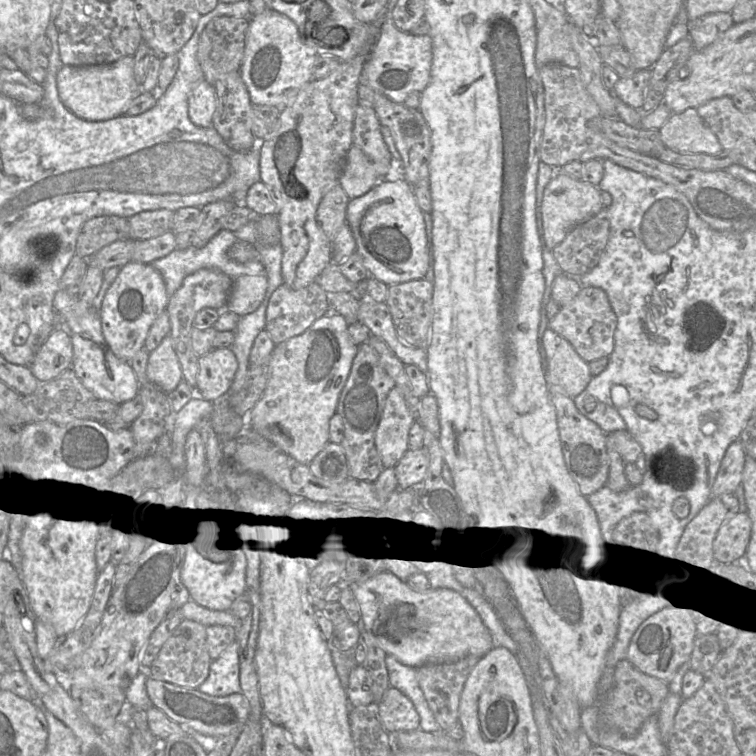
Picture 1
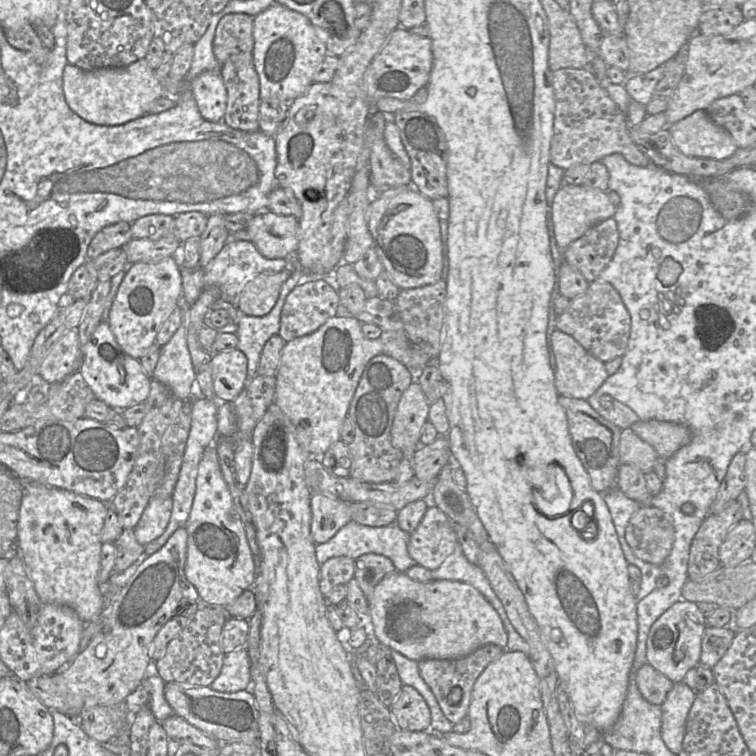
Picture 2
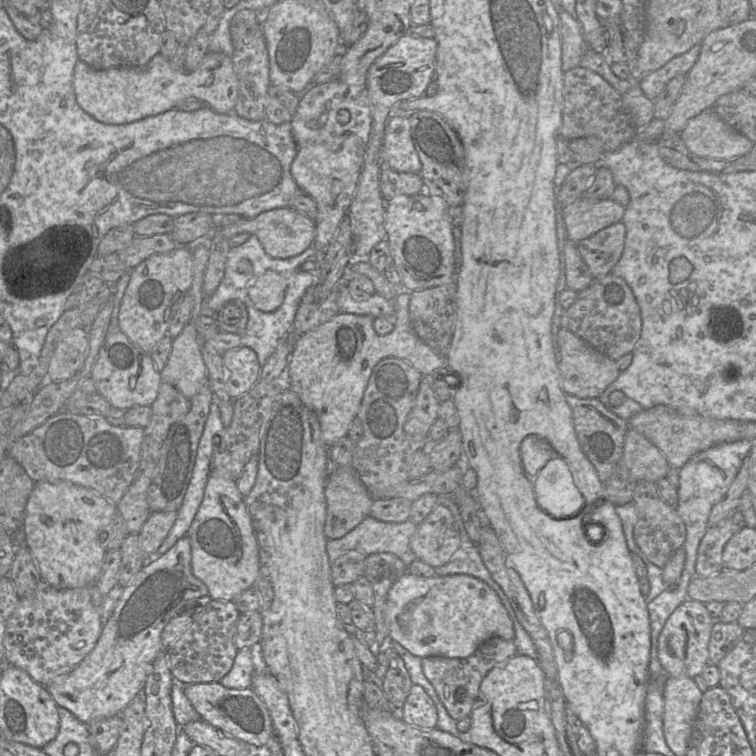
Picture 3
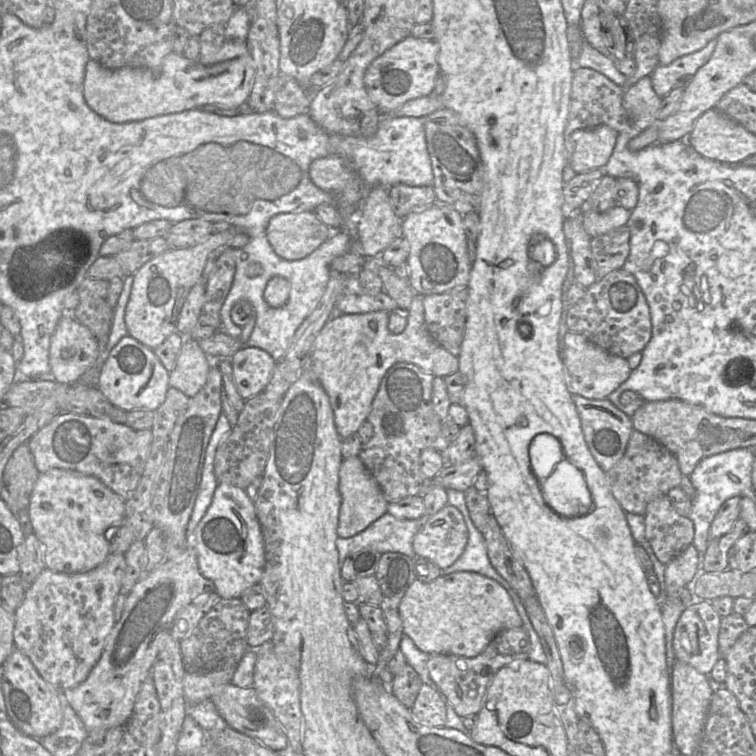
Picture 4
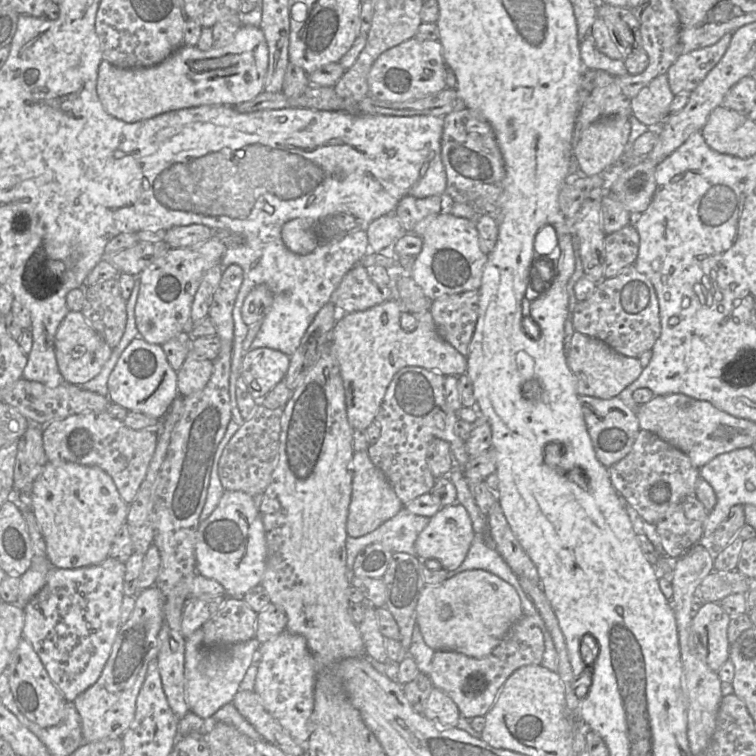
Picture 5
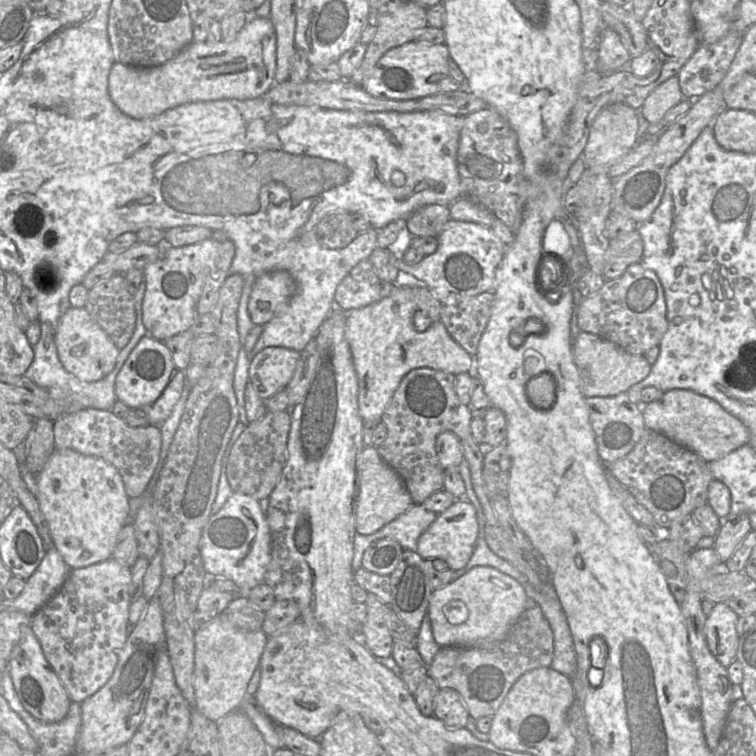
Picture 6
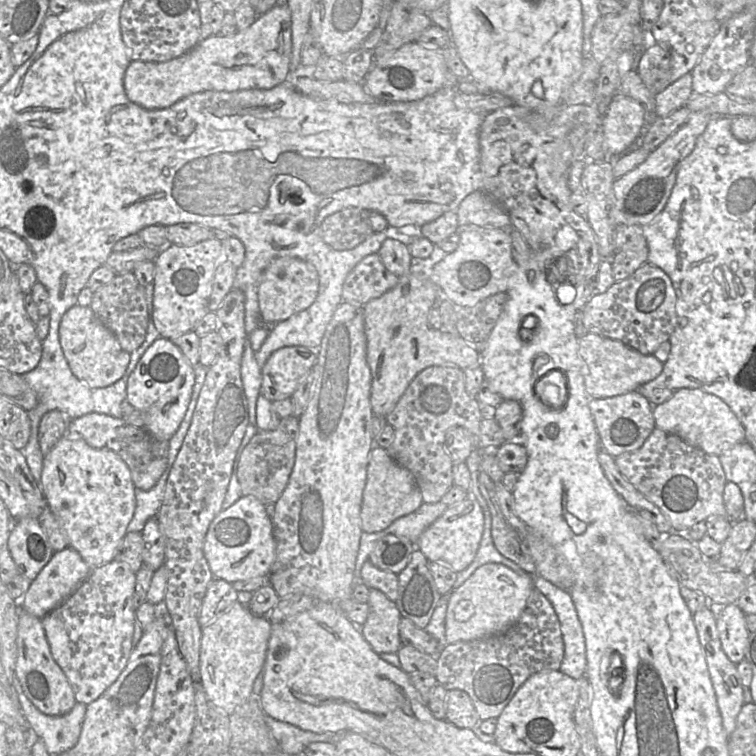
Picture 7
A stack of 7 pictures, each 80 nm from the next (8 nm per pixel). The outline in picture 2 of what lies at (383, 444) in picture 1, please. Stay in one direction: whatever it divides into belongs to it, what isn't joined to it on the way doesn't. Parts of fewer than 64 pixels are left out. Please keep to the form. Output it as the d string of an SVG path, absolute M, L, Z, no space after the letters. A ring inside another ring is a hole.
M414 381L402 394L391 429L392 445L403 453L405 459L412 459L419 442L423 426L428 422L430 402L425 397L419 384Z

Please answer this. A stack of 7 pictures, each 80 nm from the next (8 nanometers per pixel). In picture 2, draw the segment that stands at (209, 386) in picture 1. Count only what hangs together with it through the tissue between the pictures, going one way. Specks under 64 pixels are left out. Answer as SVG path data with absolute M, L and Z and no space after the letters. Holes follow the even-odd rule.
M237 348L215 352L210 367L216 403L232 402L249 380L246 355Z

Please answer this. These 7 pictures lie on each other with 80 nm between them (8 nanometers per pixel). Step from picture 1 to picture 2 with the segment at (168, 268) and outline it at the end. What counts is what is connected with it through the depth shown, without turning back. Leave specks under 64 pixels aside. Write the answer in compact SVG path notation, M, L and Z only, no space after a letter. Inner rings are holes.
M229 240L207 266L196 269L182 268L182 303L193 304L202 290L215 287L220 290L224 300L235 305L241 291L247 283L264 273L283 271L289 265L290 259L269 259L263 256L252 240Z

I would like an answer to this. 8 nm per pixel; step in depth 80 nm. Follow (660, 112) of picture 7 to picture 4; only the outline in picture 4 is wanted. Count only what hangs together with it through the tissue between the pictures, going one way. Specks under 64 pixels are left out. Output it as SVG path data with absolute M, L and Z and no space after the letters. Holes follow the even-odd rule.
M650 76L624 88L623 106L637 128L644 130L657 122L662 98L653 89Z

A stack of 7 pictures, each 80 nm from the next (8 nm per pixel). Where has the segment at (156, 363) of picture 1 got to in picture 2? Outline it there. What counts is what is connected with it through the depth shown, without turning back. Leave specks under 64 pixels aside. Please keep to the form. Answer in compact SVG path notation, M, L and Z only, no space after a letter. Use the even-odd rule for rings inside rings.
M180 326L171 339L160 348L160 355L154 368L152 379L166 386L173 395L184 400L189 396L199 398L196 393L196 375L192 365L191 356L187 346L186 328Z

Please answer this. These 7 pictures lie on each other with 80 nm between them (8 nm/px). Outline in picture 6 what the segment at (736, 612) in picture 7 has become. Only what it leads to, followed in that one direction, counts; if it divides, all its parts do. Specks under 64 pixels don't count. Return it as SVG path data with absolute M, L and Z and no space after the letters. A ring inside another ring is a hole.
M717 603L707 615L705 623L708 648L726 668L736 661L740 639L736 631L738 618L739 616L726 603Z

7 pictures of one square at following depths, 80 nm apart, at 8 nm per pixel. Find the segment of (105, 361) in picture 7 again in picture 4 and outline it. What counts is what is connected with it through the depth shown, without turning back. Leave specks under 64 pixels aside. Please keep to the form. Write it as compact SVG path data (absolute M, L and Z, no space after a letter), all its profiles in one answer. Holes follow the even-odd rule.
M72 313L58 322L49 350L50 377L73 384L95 363L101 343Z

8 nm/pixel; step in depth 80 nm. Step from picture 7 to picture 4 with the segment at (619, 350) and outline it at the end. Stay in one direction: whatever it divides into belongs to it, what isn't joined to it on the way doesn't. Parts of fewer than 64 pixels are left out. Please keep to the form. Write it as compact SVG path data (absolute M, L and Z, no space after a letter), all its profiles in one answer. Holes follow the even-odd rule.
M568 331L562 341L562 356L566 383L572 395L588 399L607 399L631 374L626 358L613 355L588 340L582 334Z

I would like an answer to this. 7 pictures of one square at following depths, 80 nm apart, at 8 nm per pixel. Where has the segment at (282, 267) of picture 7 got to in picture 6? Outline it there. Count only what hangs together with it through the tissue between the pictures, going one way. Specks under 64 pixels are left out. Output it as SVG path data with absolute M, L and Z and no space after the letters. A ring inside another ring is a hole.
M283 270L270 271L256 281L248 302L254 325L265 325L280 312L296 292L294 278Z

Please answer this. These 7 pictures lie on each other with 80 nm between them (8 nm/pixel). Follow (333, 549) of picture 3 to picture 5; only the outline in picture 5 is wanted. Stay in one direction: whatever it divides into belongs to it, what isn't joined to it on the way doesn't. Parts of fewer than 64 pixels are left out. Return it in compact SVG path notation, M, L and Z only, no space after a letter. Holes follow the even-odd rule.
M402 508L395 516L381 524L374 531L346 539L347 569L351 582L352 568L356 556L368 545L381 544L385 549L397 553L415 555L415 541L426 527L430 518L413 514Z

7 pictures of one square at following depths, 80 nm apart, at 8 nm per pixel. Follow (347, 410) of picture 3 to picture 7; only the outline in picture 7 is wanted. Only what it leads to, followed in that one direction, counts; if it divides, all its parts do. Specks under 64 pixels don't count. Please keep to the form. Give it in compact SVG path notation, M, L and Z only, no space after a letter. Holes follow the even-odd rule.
M410 271L394 288L363 306L372 376L370 402L375 416L386 417L392 412L413 379L426 368L448 366L466 370L480 364L481 353L461 337L431 327L429 313L440 297L439 288L427 275Z

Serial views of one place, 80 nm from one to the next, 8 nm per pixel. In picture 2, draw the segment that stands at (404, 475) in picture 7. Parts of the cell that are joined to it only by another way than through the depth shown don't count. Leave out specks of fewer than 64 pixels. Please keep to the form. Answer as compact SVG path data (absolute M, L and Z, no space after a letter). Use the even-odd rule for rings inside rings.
M313 493L311 507L311 537L316 544L330 540L351 520L350 503L324 495Z

